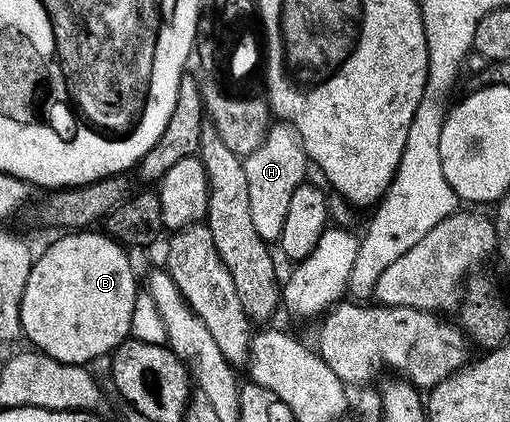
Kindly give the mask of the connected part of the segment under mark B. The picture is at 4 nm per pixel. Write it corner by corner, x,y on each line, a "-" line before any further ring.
87,228
66,232
46,251
35,257
30,268
28,284
20,304
20,324
25,341
33,349
52,356
61,362
90,364
93,358
105,359
121,342
131,337
130,325
134,322
134,305
138,302
138,282
130,267
130,258
125,249
109,234

